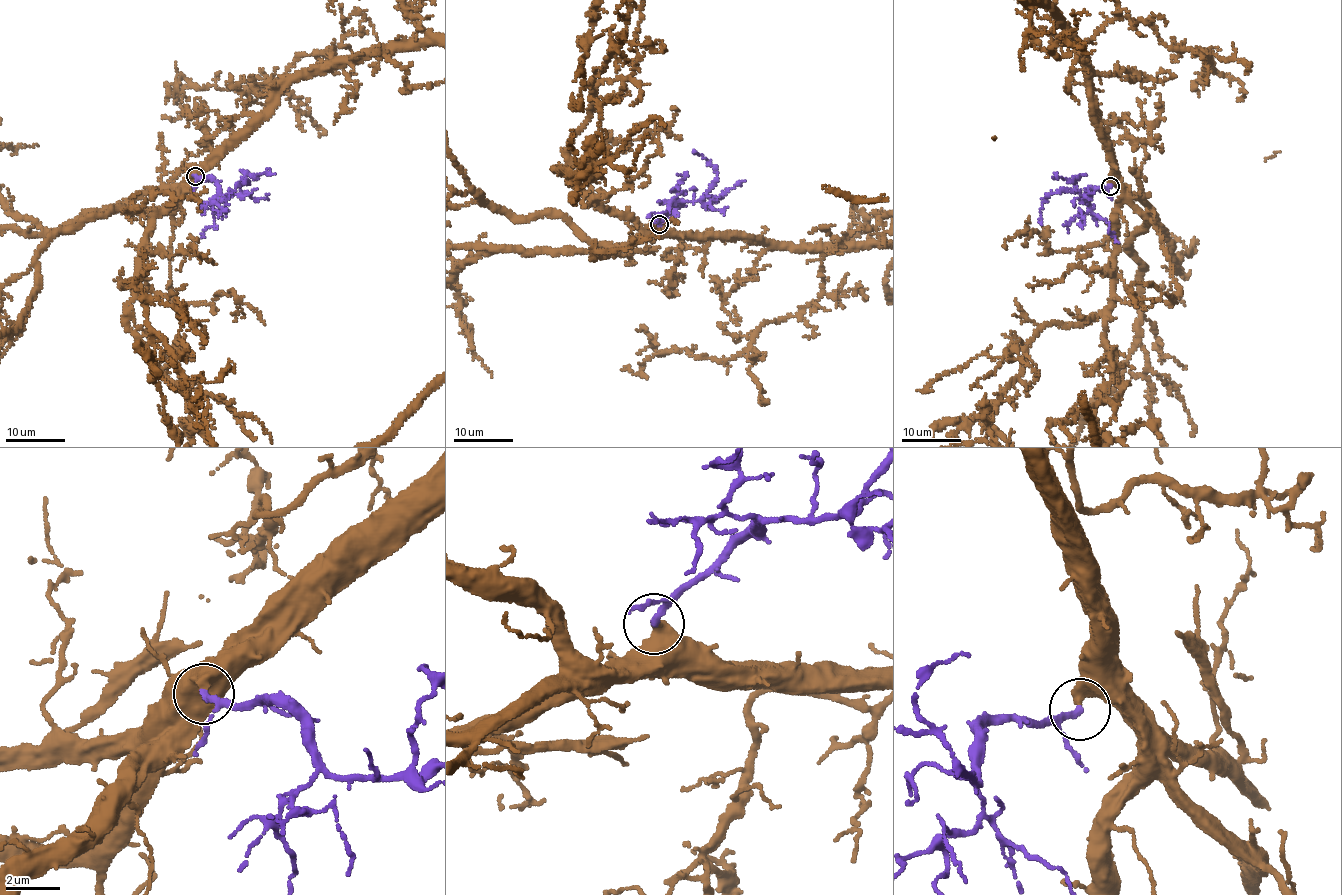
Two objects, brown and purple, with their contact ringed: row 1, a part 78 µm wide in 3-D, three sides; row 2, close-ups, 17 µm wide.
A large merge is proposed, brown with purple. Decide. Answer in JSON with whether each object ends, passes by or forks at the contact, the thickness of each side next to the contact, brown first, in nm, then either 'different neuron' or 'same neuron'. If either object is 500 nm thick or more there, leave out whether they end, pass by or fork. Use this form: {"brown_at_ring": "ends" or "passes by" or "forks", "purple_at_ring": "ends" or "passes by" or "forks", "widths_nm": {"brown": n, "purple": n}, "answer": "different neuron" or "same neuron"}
{"brown_at_ring": "ends", "purple_at_ring": "ends", "widths_nm": {"brown": 480, "purple": 240}, "answer": "same neuron"}

